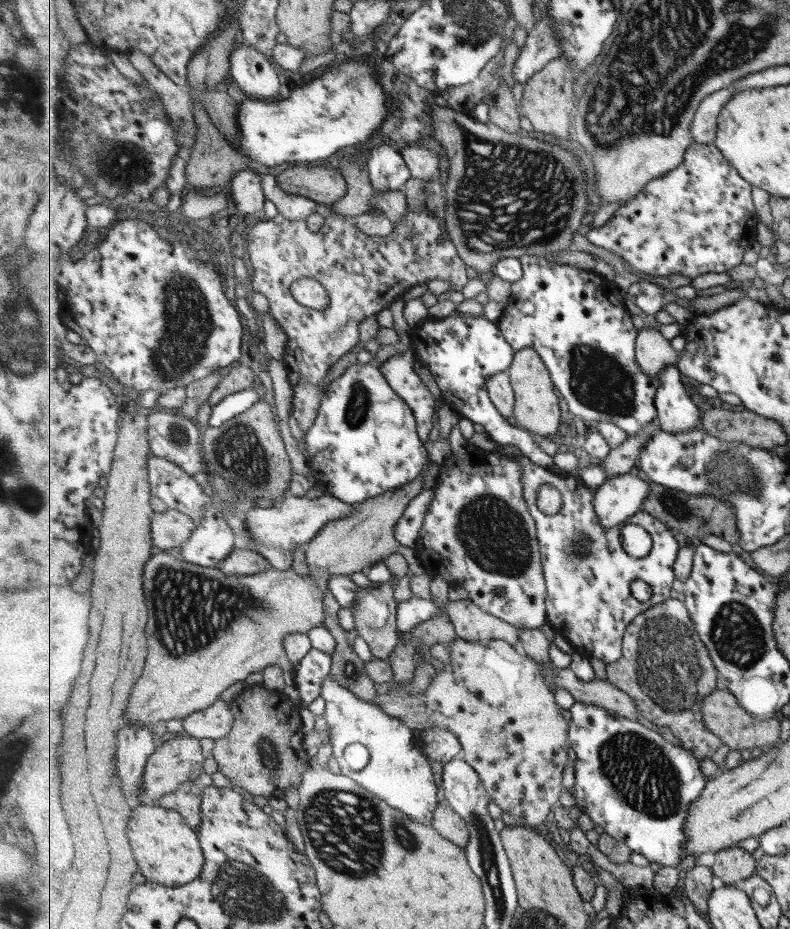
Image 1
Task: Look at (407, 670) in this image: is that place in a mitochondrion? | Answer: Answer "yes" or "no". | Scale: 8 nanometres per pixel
no

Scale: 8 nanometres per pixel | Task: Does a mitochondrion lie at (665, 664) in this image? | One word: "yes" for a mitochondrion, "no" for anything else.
yes

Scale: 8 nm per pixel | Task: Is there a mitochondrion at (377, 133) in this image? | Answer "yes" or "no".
no

